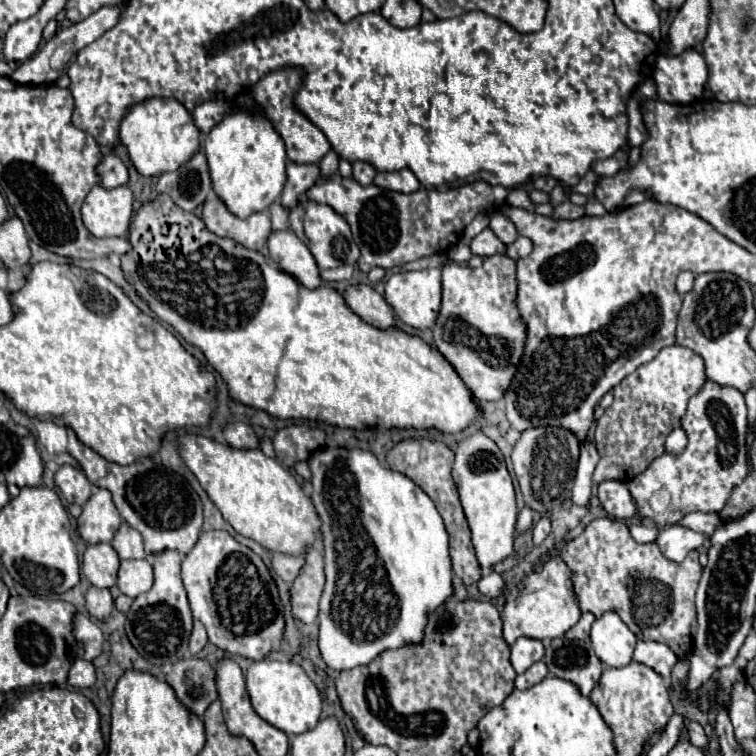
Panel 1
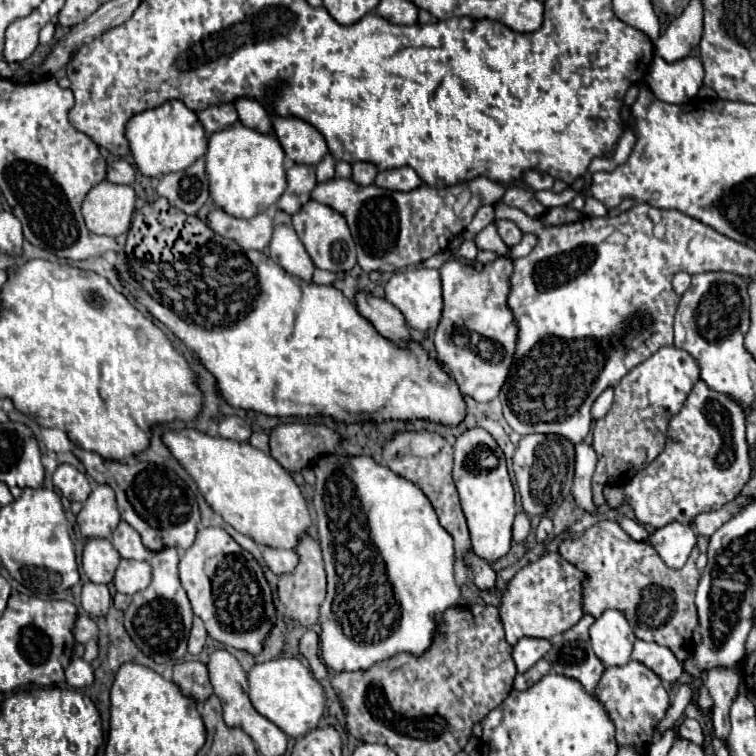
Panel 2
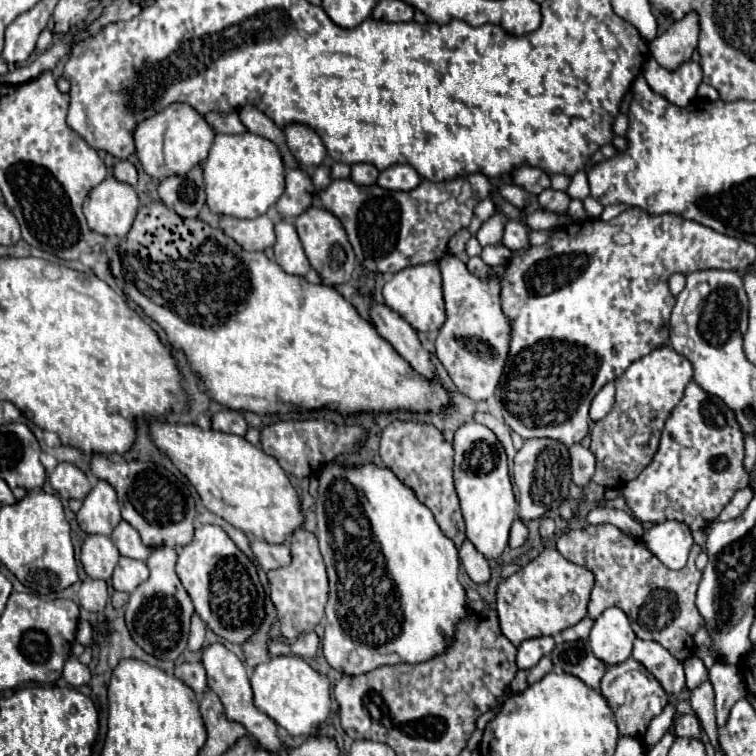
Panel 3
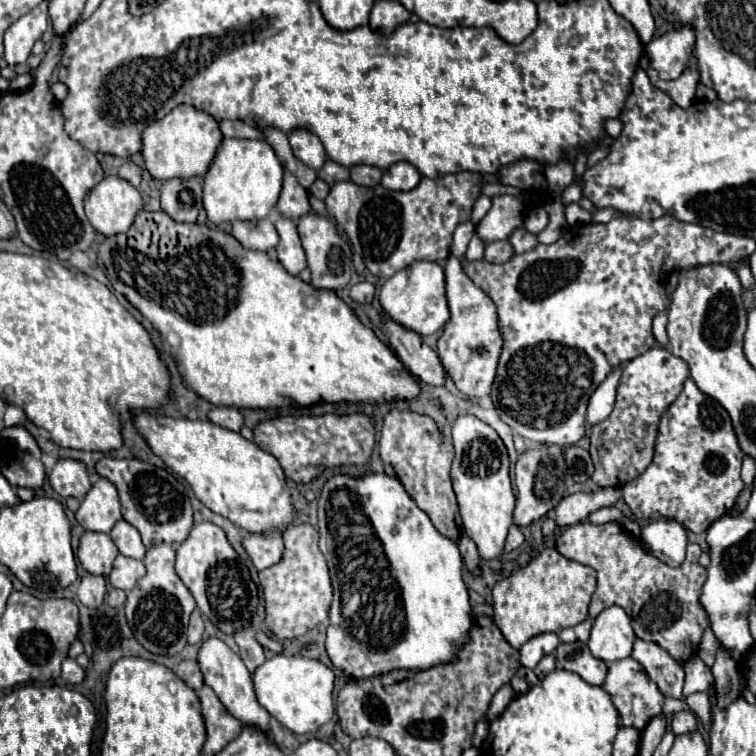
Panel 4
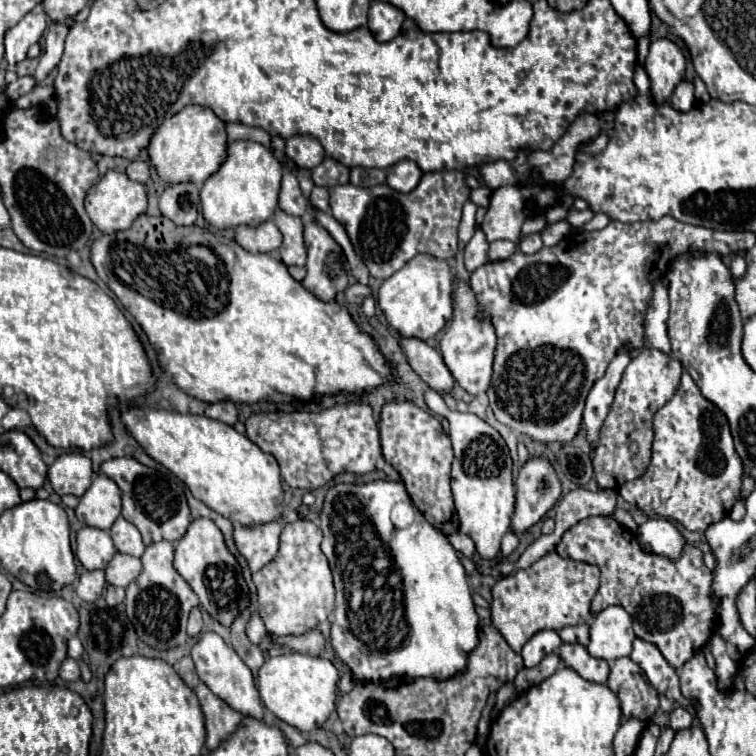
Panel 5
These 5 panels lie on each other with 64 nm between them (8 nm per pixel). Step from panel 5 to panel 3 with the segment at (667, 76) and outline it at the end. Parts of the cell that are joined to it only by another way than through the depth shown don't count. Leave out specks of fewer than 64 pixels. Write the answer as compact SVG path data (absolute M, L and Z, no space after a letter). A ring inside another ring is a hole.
M694 12L686 14L680 22L674 22L662 36L654 38L648 48L650 56L666 70L676 70L692 58L698 44L698 16Z

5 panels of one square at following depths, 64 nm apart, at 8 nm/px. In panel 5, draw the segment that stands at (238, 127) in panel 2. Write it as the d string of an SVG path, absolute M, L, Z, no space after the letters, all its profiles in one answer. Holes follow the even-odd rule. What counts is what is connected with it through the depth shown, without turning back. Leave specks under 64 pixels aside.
M240 140L234 142L232 148L228 146L228 156L220 170L212 174L200 190L202 214L206 222L218 230L228 230L238 226L258 226L270 220L278 206L282 170L282 164L262 144Z

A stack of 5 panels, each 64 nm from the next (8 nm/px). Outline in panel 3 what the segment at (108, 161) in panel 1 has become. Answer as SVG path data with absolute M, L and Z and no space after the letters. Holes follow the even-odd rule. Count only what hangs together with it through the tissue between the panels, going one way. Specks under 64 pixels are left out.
M120 160L114 166L114 178L120 180L120 182L126 182L126 184L136 186L136 182L138 182L138 170L136 170L136 166L132 162Z

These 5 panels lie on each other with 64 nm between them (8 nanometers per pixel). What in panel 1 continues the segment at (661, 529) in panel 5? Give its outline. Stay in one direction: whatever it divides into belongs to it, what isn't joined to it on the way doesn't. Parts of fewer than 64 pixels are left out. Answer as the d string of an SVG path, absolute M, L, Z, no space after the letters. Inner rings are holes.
M680 524L662 528L656 540L660 552L672 562L682 562L688 556L688 552L700 548L702 542L704 542L704 534L698 534Z

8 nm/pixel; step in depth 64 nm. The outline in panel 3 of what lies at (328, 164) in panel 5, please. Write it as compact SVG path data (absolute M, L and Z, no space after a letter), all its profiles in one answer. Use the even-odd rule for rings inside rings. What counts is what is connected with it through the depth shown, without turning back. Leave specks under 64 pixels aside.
M332 162L330 164L330 178L338 180L338 178L350 178L350 166L342 164L342 162Z

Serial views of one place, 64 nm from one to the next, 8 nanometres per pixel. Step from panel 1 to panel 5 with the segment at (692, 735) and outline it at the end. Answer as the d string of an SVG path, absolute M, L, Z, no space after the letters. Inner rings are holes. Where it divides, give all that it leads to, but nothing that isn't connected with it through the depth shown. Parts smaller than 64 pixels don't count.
M676 706L672 712L670 712L670 726L674 730L684 730L684 728L690 728L692 726L692 714L682 708L682 706Z

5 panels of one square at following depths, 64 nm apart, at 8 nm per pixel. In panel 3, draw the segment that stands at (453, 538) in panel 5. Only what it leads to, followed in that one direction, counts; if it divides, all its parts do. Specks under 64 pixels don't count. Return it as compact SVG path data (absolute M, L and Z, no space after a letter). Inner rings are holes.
M464 540L464 544L460 546L460 560L468 572L468 576L474 582L486 582L490 578L490 568L486 558L474 550L474 544L470 540Z

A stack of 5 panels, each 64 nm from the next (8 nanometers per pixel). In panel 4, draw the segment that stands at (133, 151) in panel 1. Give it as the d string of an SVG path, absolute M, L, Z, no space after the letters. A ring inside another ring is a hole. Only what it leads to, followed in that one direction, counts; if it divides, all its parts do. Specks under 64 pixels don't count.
M178 106L162 120L150 124L142 134L142 154L146 160L148 172L156 180L172 180L172 178L204 178L208 172L216 150L222 142L222 132L218 128L218 120L214 120L208 112L196 110L194 106Z

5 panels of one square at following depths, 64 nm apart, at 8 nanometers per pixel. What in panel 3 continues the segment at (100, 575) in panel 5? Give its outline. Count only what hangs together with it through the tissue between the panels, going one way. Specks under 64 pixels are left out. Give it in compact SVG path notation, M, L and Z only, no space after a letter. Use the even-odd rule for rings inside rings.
M86 578L80 586L80 606L88 612L100 612L104 610L108 602L108 586L104 580Z

